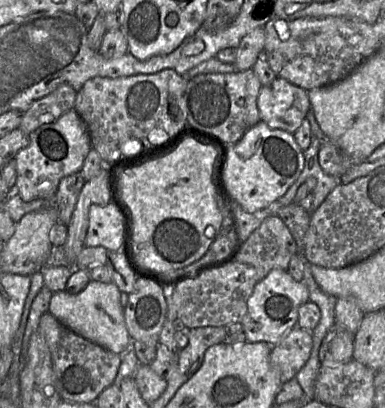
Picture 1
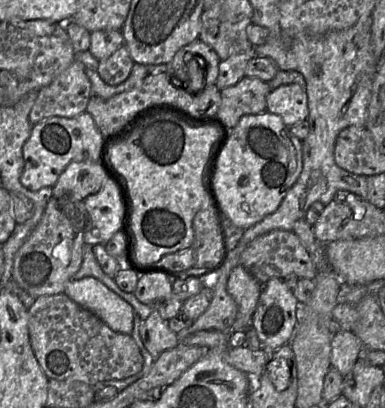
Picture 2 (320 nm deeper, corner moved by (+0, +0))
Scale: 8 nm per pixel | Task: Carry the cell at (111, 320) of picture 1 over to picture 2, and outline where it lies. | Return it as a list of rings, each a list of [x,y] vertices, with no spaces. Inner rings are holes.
[[[94,277],[71,279],[64,294],[81,307],[91,311],[111,330],[131,335],[134,308]]]

